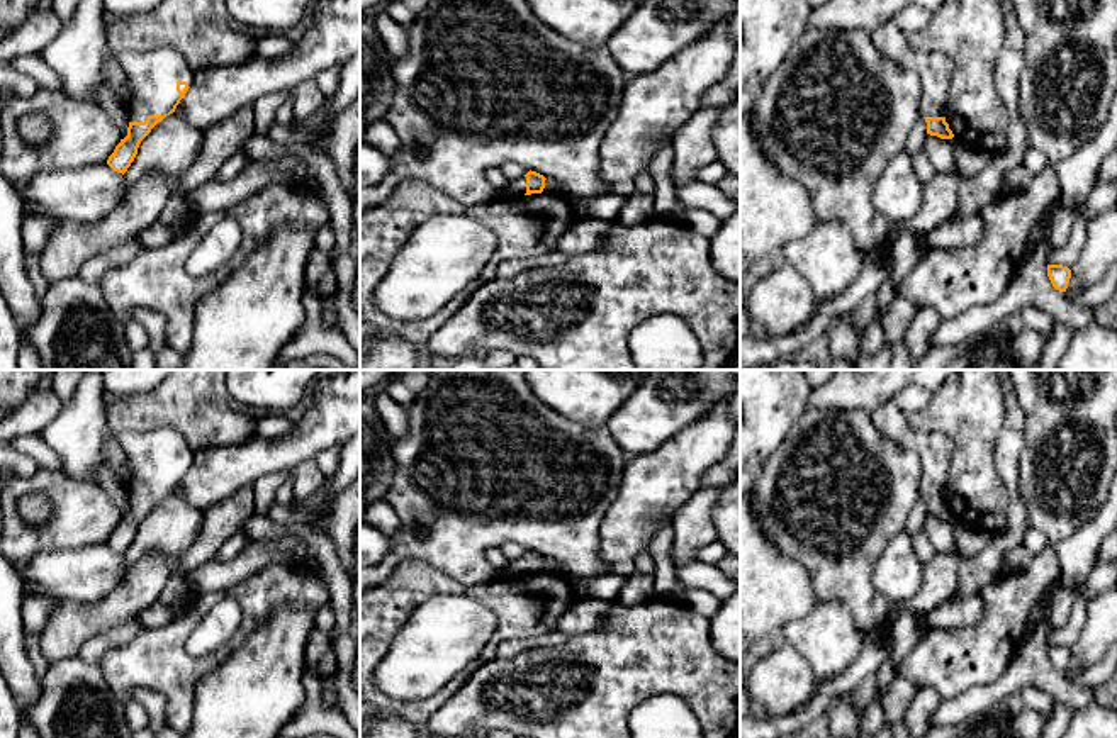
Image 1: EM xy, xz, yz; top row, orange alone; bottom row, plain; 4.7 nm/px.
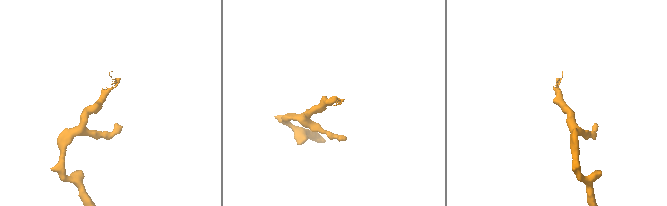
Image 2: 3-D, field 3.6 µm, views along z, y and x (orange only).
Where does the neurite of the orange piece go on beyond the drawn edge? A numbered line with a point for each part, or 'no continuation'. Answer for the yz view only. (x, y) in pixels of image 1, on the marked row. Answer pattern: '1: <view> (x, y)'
1: yz (934, 70)

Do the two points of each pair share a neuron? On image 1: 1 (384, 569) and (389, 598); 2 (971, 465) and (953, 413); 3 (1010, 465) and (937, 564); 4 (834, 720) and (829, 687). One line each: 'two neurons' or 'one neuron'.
1: two neurons
2: one neuron
3: two neurons
4: two neurons

